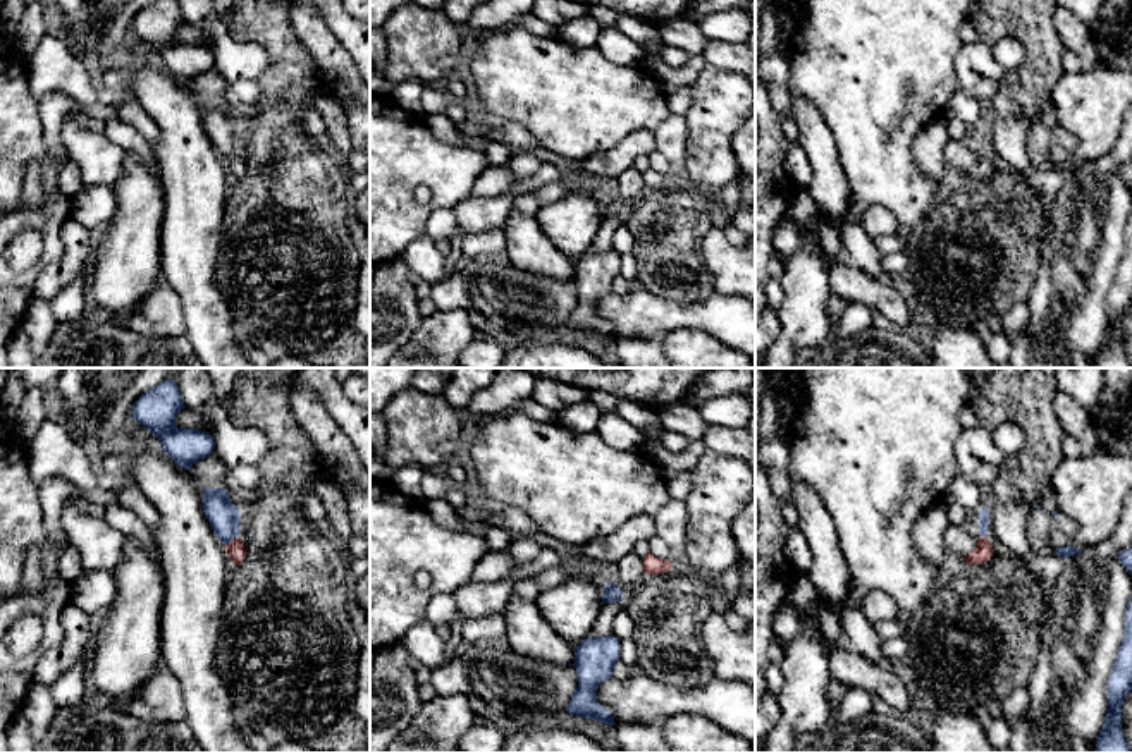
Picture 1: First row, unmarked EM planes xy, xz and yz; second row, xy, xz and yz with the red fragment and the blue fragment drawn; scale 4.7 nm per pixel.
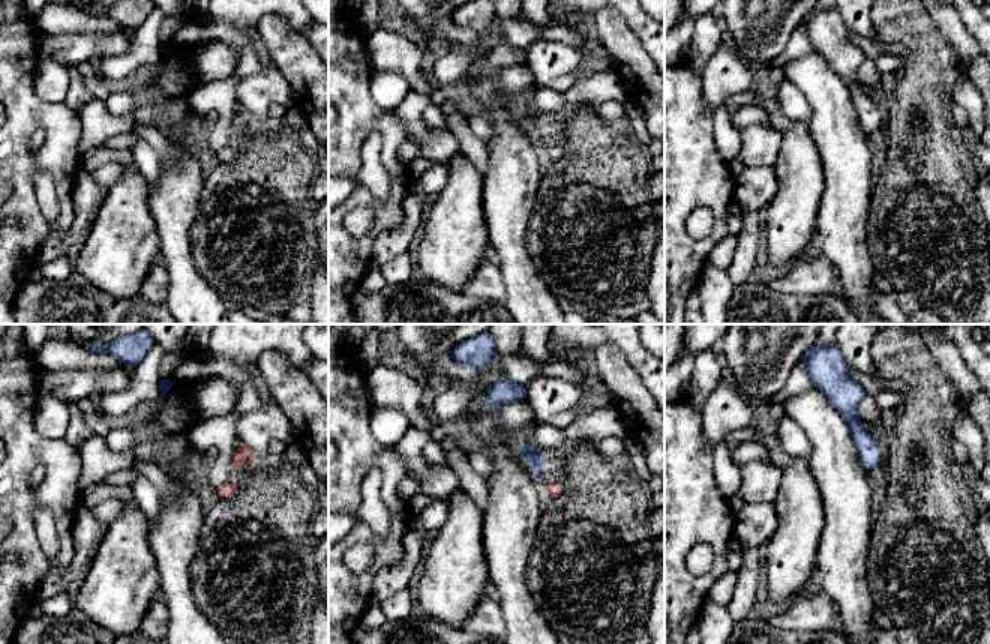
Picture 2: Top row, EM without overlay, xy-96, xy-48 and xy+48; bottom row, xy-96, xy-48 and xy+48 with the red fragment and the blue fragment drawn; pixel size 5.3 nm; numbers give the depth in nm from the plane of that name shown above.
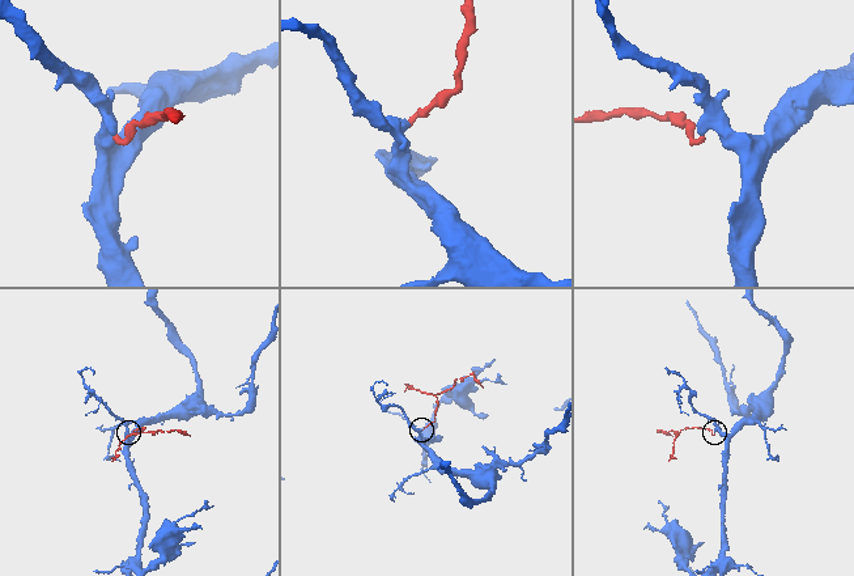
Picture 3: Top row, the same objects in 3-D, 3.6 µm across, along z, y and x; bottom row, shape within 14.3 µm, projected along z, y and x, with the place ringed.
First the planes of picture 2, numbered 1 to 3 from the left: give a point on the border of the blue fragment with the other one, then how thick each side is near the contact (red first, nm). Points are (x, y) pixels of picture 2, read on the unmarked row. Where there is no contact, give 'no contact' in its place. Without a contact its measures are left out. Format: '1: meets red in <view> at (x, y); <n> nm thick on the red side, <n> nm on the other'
1: no contact
2: no contact
3: no contact

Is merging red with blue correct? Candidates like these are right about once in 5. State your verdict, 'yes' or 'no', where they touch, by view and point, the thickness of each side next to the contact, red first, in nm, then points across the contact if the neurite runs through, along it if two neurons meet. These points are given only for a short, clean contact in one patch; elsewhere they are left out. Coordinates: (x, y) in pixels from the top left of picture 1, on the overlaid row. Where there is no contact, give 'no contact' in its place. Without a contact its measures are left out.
no | xy (233, 540) | 90/150 nm | along xy (238, 535), (226, 545)

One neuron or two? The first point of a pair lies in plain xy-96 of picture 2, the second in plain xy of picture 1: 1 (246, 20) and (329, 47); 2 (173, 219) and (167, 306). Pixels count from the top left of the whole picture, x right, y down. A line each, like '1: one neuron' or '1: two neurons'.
1: two neurons
2: two neurons

